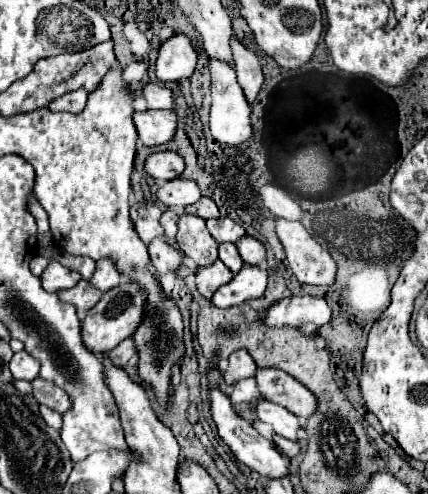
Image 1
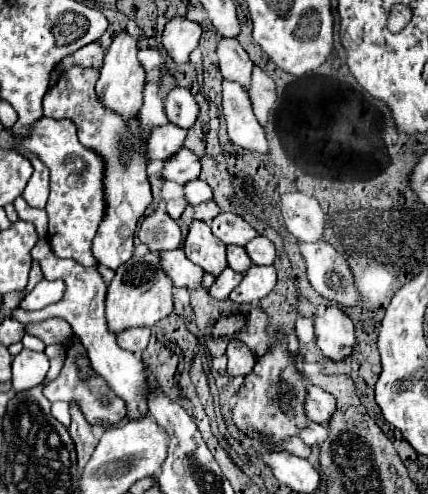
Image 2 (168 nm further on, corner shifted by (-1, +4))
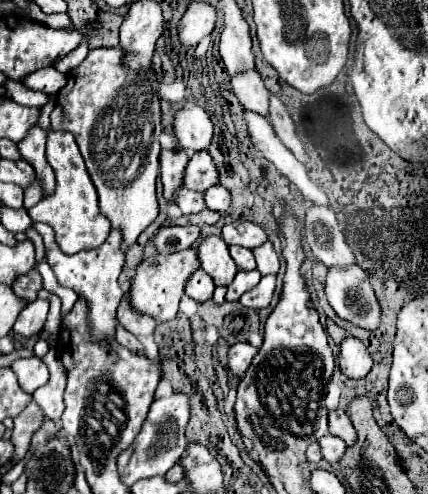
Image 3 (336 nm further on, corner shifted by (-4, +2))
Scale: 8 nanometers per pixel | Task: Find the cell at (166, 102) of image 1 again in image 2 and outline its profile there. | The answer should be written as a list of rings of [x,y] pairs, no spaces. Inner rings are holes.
[[[175,85],[167,93],[165,111],[167,111],[167,117],[171,123],[185,127],[185,129],[189,129],[199,115],[199,107],[197,107],[193,95],[185,87],[179,87],[179,85]]]

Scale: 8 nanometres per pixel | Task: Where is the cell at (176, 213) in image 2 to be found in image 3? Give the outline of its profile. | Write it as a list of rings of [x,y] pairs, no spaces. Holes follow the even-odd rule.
[[[182,189],[178,199],[176,199],[176,205],[182,209],[184,215],[190,215],[190,213],[200,213],[206,205],[204,205],[204,193],[198,193],[198,191],[192,191],[192,189]]]

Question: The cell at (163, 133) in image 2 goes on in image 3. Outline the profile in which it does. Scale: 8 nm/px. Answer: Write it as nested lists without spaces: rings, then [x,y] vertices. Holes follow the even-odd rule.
[[[184,149],[180,151],[162,151],[160,155],[160,181],[164,185],[164,199],[174,201],[176,191],[184,187],[184,169],[188,157]]]

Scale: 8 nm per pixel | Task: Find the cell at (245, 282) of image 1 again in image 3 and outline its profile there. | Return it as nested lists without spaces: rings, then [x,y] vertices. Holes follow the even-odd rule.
[[[266,275],[260,279],[260,283],[252,291],[248,291],[240,297],[240,303],[248,309],[256,309],[256,311],[264,309],[272,301],[274,287],[276,287],[276,275]]]

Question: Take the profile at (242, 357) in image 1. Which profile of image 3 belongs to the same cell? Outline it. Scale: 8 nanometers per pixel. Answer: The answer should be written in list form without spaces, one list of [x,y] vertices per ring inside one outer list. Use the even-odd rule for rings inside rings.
[[[234,343],[228,349],[228,369],[236,375],[242,377],[244,371],[250,367],[252,357],[258,353],[256,347],[252,347],[250,343]]]

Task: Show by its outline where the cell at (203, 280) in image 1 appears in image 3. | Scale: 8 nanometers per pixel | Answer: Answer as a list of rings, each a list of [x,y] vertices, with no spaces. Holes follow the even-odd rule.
[[[254,269],[254,271],[238,271],[238,275],[234,277],[232,285],[228,287],[228,293],[226,293],[226,301],[238,301],[246,291],[254,289],[260,281],[260,273]]]

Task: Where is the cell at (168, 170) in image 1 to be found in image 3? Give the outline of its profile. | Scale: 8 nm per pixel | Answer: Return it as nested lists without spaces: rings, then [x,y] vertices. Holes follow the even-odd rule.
[[[198,151],[186,167],[184,185],[188,189],[204,193],[206,189],[210,189],[212,185],[218,185],[218,183],[220,183],[220,173],[218,173],[216,163],[212,161],[212,157],[206,151]]]

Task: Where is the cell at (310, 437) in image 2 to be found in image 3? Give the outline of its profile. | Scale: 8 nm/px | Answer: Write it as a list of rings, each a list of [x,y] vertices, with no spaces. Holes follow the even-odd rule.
[[[326,435],[326,437],[322,437],[318,443],[320,443],[320,447],[322,447],[322,455],[324,455],[324,459],[326,459],[330,465],[336,467],[336,465],[340,463],[340,459],[344,457],[344,451],[346,451],[344,441],[342,441],[340,437]]]

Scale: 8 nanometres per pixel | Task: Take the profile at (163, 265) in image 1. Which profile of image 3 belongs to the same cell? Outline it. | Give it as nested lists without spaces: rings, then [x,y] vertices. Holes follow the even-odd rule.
[[[198,269],[190,281],[186,283],[186,295],[204,303],[204,301],[210,301],[212,295],[214,295],[214,281],[212,277],[208,277],[208,273],[204,273],[202,269]]]

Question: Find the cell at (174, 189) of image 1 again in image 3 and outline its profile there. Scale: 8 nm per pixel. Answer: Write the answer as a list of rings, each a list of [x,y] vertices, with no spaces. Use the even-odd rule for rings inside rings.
[[[222,185],[210,187],[210,189],[204,193],[204,199],[206,199],[206,207],[212,209],[212,211],[218,211],[220,215],[224,215],[224,213],[228,211],[230,201],[232,201],[230,191],[228,191],[226,187],[222,187]]]

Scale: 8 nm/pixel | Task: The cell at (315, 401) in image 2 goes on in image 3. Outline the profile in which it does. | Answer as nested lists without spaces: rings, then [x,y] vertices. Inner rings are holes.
[[[342,409],[330,413],[328,423],[330,423],[330,433],[336,435],[336,437],[340,437],[340,439],[344,439],[348,447],[352,447],[358,441],[356,431],[352,427],[352,421],[350,421],[350,417]]]

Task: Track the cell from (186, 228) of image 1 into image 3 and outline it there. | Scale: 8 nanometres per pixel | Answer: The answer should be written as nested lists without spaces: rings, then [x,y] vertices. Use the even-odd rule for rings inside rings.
[[[210,235],[200,243],[198,253],[202,269],[214,279],[214,283],[228,287],[238,273],[238,267],[228,253],[228,245],[220,237]]]

